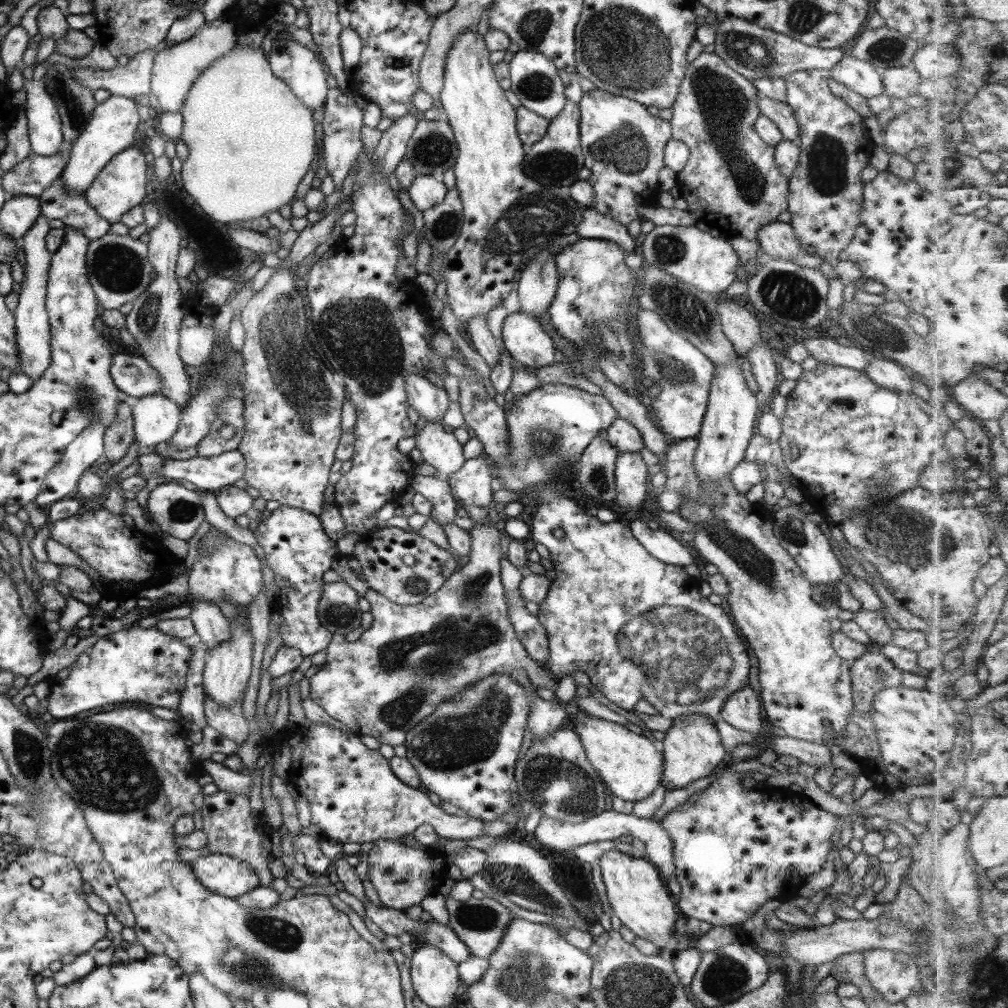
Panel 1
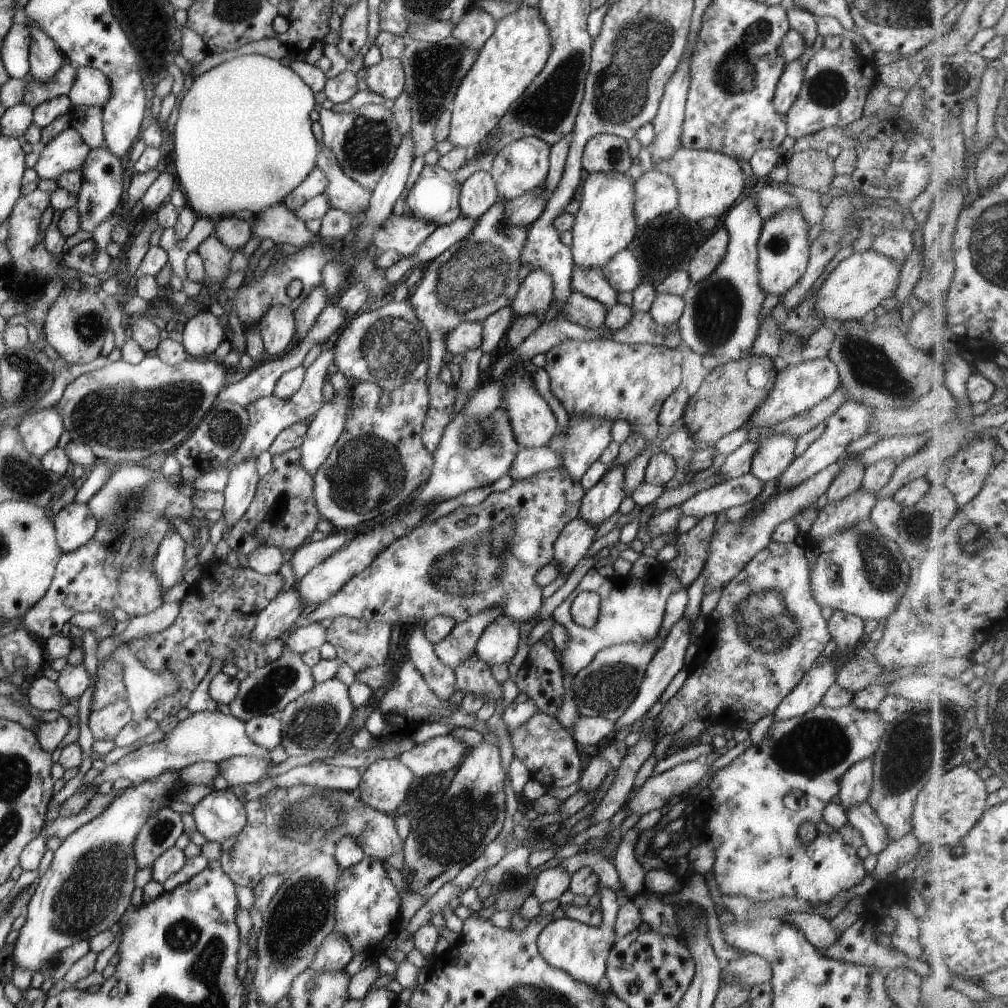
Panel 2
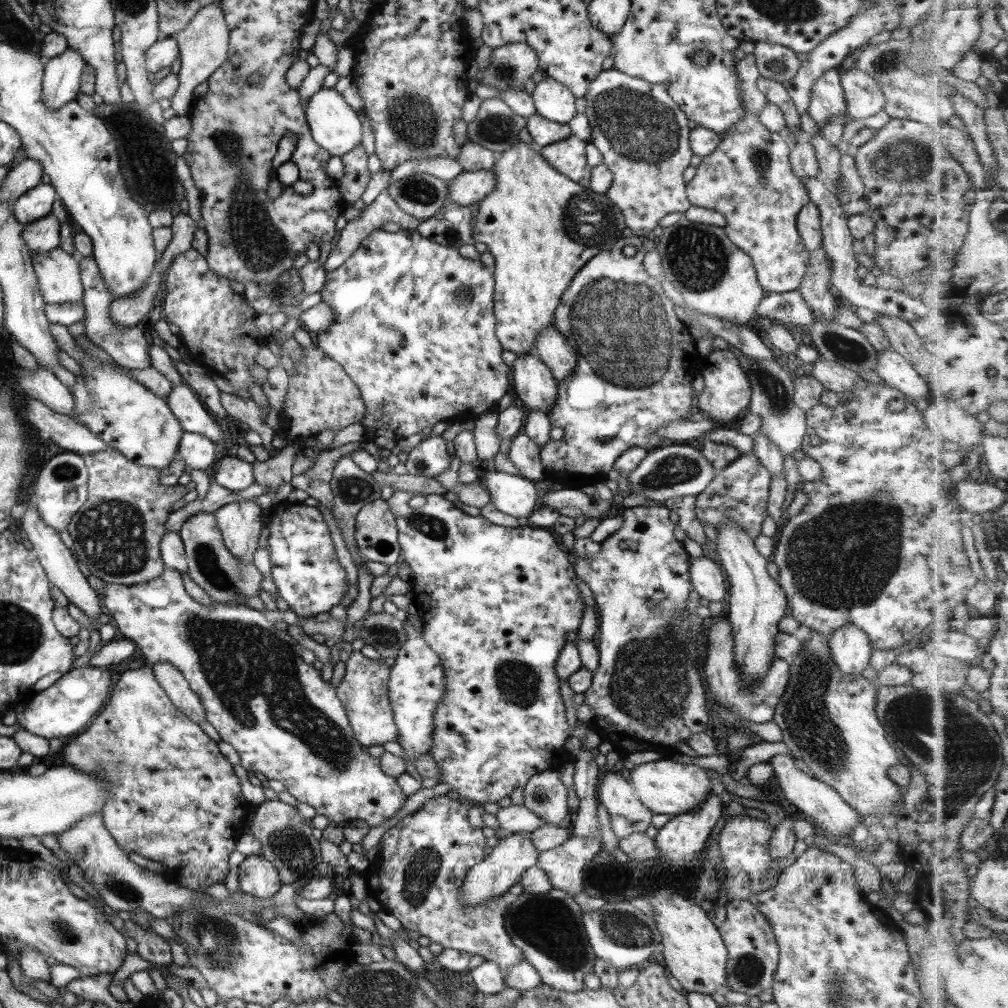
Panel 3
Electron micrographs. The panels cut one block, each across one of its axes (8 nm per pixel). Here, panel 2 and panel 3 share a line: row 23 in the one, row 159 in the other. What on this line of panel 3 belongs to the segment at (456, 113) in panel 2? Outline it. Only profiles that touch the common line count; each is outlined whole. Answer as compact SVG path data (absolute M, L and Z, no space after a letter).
M519 140L515 142L511 148L507 148L505 152L497 155L495 164L491 168L493 175L495 175L495 186L493 190L484 196L484 198L477 204L477 214L473 216L471 224L471 239L473 242L482 242L486 246L486 250L490 252L495 261L492 273L494 279L494 294L493 294L493 313L495 322L494 336L500 343L502 351L513 352L515 354L530 354L533 352L533 346L538 336L538 333L552 324L553 314L560 297L567 289L568 284L573 279L573 276L585 265L595 253L603 252L613 246L622 236L625 223L623 215L619 208L613 203L609 202L604 194L591 192L588 187L579 186L575 182L569 180L566 176L559 174L551 165L547 164L540 152L535 151L531 145Z

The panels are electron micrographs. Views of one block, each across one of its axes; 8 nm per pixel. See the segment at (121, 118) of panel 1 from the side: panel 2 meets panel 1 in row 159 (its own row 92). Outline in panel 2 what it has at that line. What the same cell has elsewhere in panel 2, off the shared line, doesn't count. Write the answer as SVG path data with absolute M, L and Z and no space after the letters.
M80 65L75 67L75 80L67 92L72 105L103 106L111 96L107 76L99 70Z

